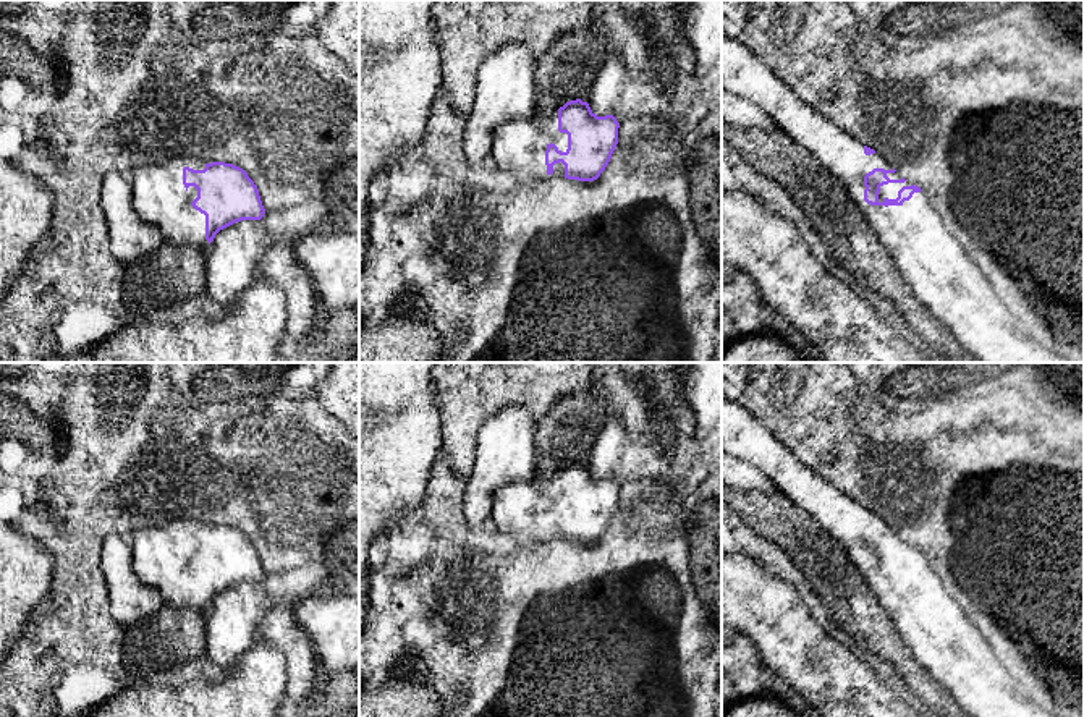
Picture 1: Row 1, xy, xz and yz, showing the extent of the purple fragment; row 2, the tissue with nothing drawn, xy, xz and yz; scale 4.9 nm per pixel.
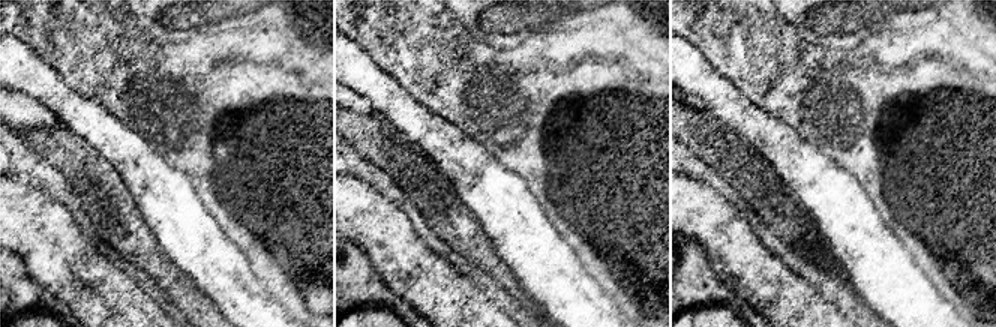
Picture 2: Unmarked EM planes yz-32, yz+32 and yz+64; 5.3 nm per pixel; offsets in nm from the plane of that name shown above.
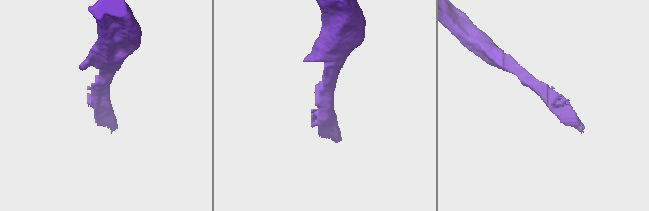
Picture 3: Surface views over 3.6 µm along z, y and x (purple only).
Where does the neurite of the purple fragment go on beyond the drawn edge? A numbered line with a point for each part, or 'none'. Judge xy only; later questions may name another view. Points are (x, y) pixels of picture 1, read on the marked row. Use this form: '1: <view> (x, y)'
1: xy (159, 196)

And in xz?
1: xz (518, 146)

